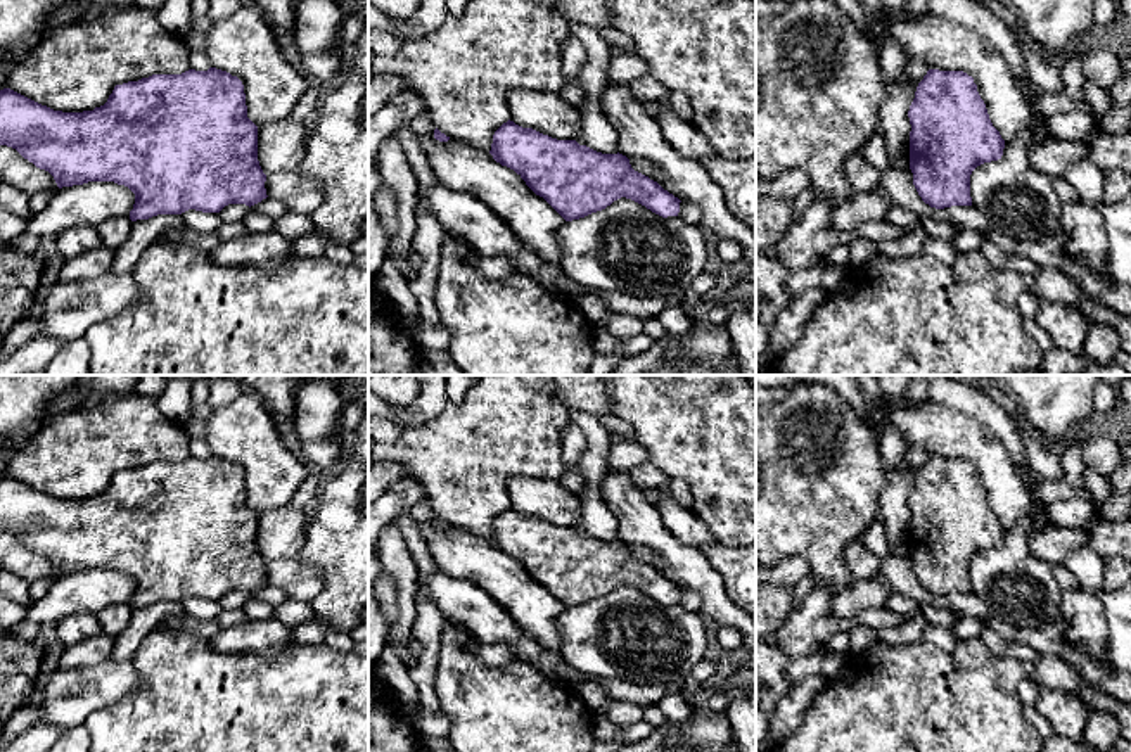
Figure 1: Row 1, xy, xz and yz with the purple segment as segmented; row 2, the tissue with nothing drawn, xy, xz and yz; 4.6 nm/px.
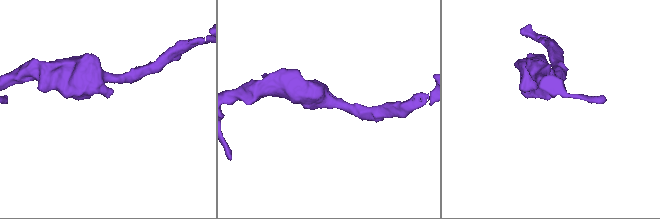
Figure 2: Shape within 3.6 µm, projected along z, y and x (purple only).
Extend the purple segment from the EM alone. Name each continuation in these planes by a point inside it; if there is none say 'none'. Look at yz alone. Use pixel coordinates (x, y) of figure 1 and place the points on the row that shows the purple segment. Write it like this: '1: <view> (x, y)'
none

